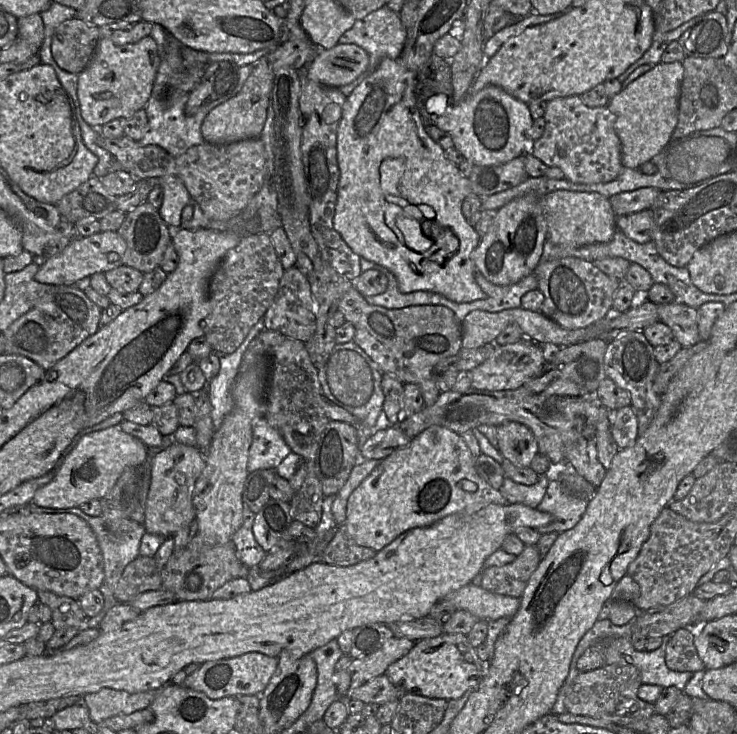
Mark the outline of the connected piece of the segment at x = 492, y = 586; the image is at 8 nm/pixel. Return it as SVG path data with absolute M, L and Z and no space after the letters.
M526 545L511 563L487 568L482 576L481 587L494 594L520 599L541 560L537 546Z

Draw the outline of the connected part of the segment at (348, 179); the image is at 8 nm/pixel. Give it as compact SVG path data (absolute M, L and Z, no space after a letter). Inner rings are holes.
M385 57L373 71L363 78L351 94L347 96L343 105L342 117L337 129L337 159L340 177L338 181L337 202L333 226L353 252L393 273L397 279L399 290L403 293L428 291L440 294L457 303L485 299L487 295L476 282L476 266L472 260L472 252L479 244L481 237L461 211L463 200L473 193L471 181L469 177L465 177L460 172L458 165L447 159L445 150L427 133L425 122L417 105L417 83L417 74L406 68L401 57L396 59ZM432 221L435 221L440 226L440 232L433 238L433 240L429 226L429 223ZM446 229L452 230L459 241L457 251L449 257L448 252L445 249Z

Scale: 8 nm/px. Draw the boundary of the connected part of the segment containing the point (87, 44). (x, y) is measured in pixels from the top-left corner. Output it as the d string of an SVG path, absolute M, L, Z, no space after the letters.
M77 17L65 20L52 35L52 57L62 70L79 74L89 64L99 39L98 26Z

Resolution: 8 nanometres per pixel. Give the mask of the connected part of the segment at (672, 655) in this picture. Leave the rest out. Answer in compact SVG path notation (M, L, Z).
M680 628L670 636L665 652L665 664L670 670L691 673L705 670L694 645L695 630Z

